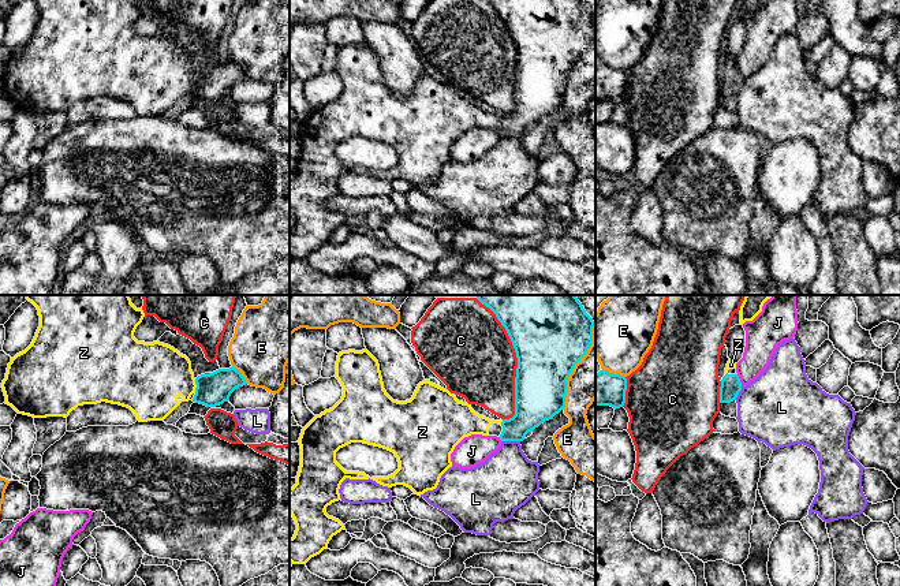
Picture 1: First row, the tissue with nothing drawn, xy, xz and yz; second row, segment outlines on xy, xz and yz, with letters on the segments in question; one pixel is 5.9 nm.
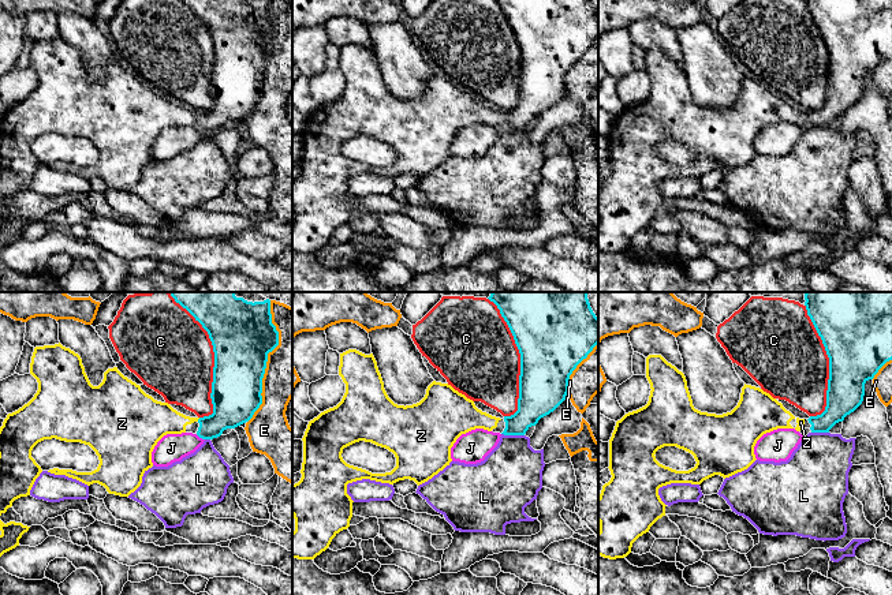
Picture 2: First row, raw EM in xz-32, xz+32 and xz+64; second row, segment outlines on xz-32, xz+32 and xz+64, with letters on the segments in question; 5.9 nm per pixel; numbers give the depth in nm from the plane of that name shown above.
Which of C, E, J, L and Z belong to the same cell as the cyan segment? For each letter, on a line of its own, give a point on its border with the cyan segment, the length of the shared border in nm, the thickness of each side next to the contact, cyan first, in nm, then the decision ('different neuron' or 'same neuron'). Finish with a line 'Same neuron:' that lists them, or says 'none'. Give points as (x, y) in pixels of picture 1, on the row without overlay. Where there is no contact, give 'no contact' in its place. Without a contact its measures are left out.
C: xz (518, 56) | 700 nm | 420/460 nm | different neuron
E: xz (574, 60) | 550 nm | 420/260 nm | different neuron
J: yz (739, 74) | 80 nm | 120/180 nm | different neuron
L: xz (511, 134) | 110 nm | 220/360 nm | different neuron
Z: xy (197, 79) | 80 nm | 190/380 nm | same neuron
Same neuron: Z

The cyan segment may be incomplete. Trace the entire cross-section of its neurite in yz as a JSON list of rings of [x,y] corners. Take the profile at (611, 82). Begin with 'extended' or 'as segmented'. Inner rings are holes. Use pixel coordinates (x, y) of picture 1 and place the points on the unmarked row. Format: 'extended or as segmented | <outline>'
as segmented | [[[600,64],[595,67],[595,100],[610,100],[615,104],[625,97],[627,72]]]

